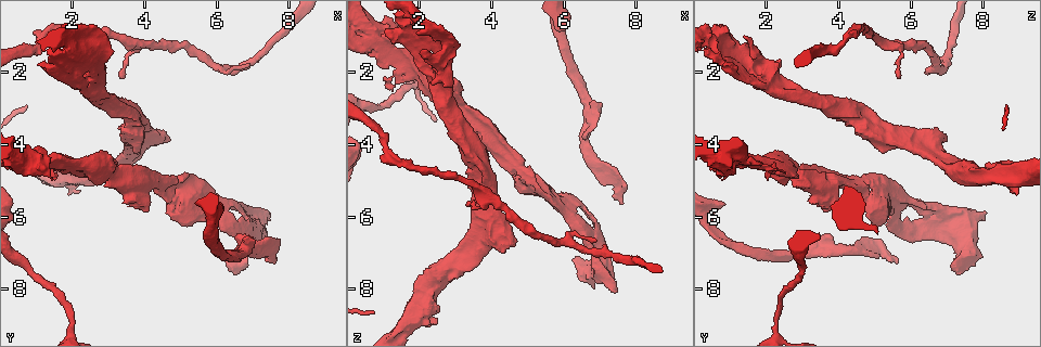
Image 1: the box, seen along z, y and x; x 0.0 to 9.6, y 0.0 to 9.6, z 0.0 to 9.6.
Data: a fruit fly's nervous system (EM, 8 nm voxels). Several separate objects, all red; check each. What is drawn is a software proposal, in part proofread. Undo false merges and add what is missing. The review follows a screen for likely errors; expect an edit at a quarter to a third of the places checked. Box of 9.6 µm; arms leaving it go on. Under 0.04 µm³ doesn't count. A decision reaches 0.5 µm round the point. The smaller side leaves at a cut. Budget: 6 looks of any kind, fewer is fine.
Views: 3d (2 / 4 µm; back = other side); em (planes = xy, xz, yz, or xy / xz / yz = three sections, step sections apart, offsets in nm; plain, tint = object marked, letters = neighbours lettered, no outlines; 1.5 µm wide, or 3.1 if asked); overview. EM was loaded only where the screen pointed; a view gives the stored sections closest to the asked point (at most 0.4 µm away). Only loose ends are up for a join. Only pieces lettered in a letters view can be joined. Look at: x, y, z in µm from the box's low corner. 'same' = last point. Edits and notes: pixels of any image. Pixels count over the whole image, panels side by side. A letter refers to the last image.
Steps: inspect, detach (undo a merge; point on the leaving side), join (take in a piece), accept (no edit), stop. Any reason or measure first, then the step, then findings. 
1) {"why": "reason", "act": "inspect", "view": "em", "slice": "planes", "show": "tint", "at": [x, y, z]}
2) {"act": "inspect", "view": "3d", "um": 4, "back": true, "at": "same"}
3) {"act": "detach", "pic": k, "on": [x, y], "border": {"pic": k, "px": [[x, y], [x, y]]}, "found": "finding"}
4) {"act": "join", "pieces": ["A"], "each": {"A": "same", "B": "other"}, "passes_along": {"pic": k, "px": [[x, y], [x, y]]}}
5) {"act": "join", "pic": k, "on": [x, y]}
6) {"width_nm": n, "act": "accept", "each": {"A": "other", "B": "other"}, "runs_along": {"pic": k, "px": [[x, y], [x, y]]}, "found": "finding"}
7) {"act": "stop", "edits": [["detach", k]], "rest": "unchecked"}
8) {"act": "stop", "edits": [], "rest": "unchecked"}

{"why": "branch stops here", "act": "inspect", "view": "em", "slice": "planes", "show": "letters", "at": [2.15, 1.00, 1.35]}

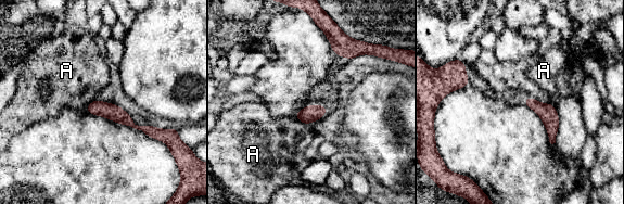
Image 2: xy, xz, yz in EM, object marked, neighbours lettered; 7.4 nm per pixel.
{"act": "accept", "each": {"A": "other"}, "runs_along": {"pic": 2, "px": [[89, 109], [111, 111], [137, 127], [156, 131]]}, "found": "none of them fits"}

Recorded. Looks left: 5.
{"why": "two arms in line, one across", "act": "inspect", "view": "em", "slice": "planes", "show": "letters", "at": [5.40, 5.40, 5.20]}

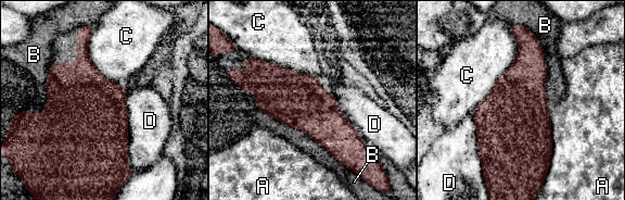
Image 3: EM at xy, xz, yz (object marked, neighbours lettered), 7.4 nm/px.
{"width_nm": 380, "act": "accept", "each": {"A": "other", "B": "other", "C": "other", "D": "other"}, "border": {"pic": 3, "px": [[126, 89], [127, 163], [132, 173]]}, "found": "one neuron here"}

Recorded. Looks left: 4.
{"why": "thin end", "act": "inspect", "view": "3d", "um": 4, "at": [6.85, 1.70, 6.65]}

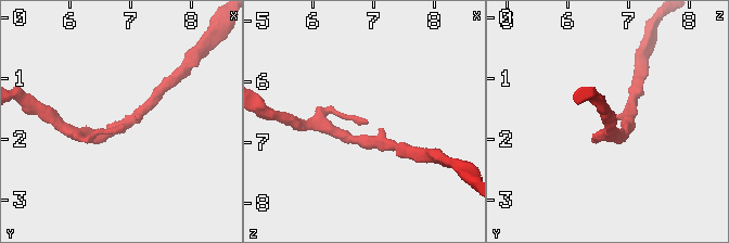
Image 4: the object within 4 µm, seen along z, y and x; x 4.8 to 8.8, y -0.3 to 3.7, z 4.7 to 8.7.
{"act": "inspect", "view": "em", "slice": "planes", "show": "letters", "at": [6.90, 1.80, 6.65]}

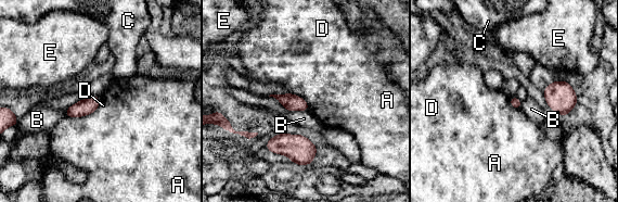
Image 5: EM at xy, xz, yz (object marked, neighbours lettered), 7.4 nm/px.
{"act": "accept", "each": {"A": "other", "B": "other", "C": "other", "D": "other", "E": "other"}, "found": "none of them fits"}

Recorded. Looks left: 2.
{"act": "stop", "edits": [], "rest": "unchecked"}

